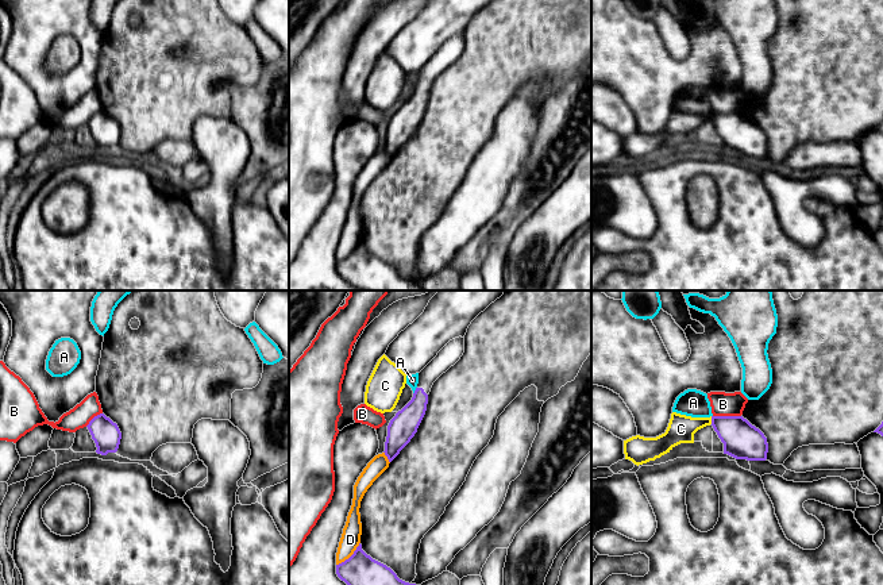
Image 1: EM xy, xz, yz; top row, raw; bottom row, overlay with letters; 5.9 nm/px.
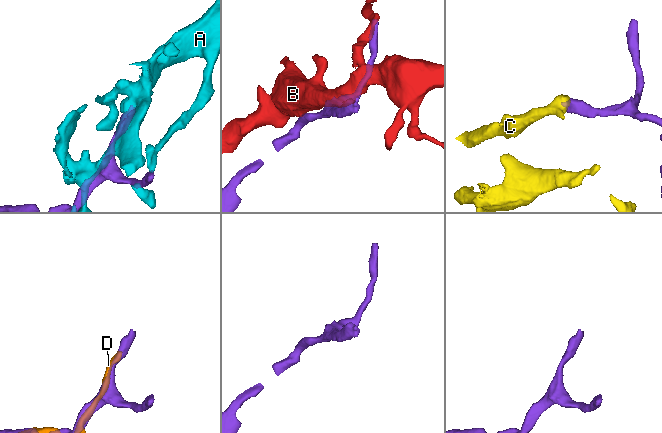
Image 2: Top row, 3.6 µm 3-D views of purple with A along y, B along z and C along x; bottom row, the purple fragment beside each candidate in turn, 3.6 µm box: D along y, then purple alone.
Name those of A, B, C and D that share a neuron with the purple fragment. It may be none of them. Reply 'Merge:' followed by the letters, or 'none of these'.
Merge: none of these

